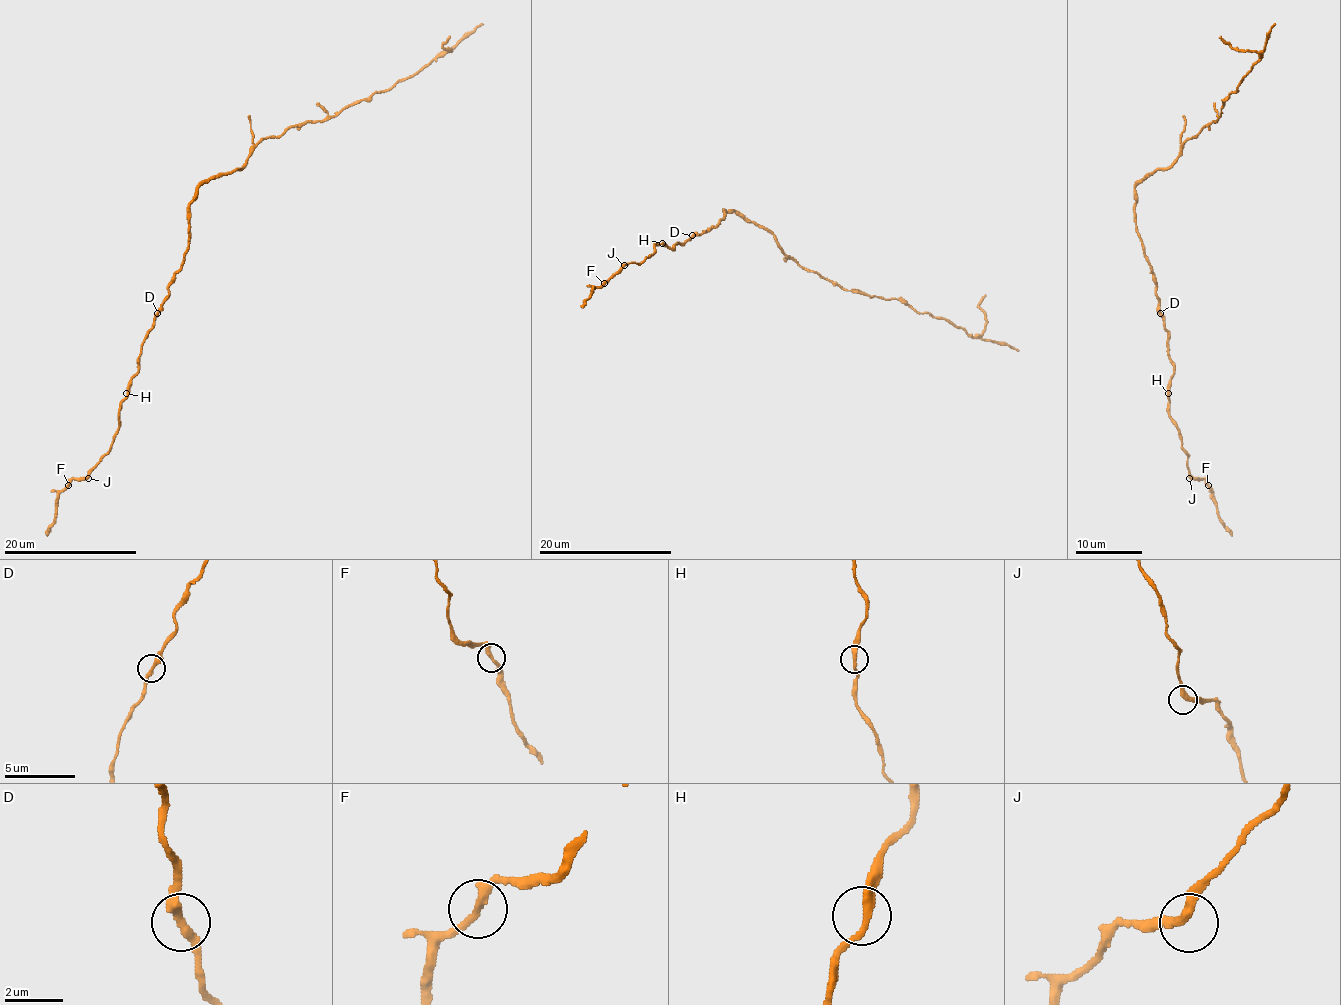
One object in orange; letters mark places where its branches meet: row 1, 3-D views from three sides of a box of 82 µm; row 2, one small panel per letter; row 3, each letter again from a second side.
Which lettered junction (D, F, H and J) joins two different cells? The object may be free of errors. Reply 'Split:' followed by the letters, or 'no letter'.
Split: D

